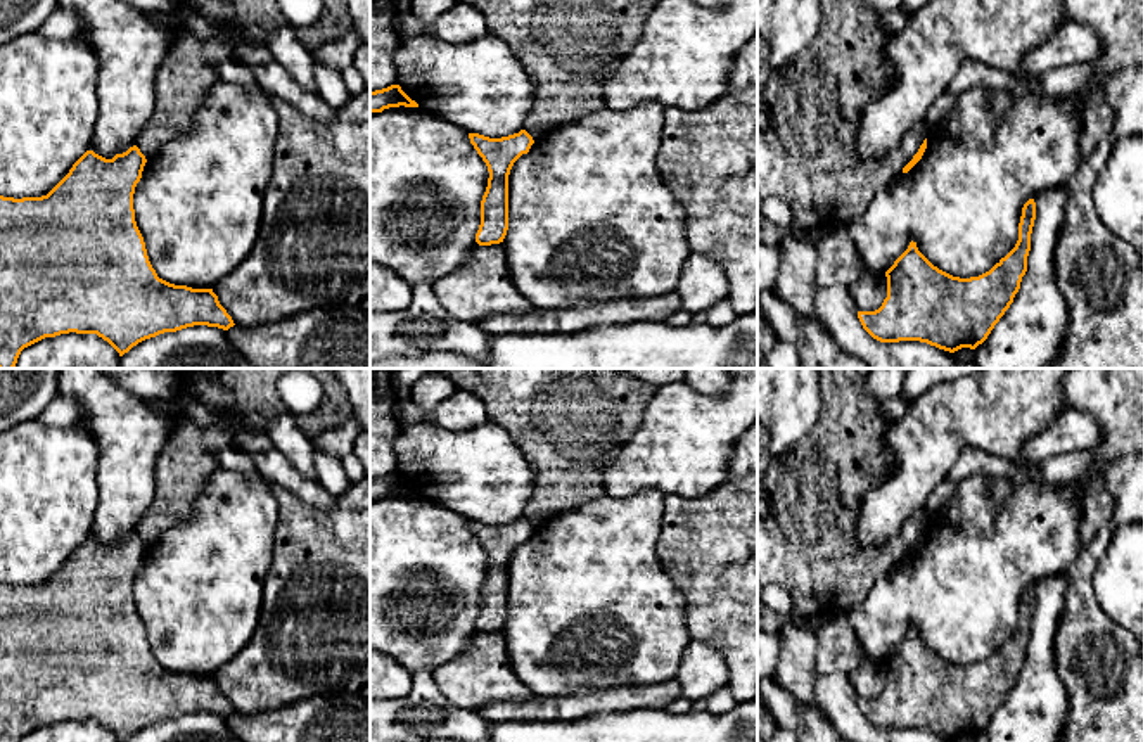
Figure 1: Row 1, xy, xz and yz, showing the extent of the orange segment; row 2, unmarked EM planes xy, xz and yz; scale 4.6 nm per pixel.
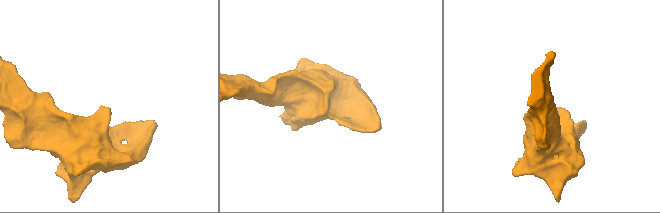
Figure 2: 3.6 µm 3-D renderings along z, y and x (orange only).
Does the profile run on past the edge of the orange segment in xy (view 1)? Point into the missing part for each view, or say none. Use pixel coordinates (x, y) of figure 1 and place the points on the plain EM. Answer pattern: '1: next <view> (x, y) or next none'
1: next none

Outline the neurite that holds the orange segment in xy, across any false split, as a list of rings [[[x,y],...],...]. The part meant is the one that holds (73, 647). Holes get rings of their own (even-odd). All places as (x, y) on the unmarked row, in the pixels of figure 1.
[[[137,533],[112,547],[86,538],[47,583],[0,583],[0,742],[69,720],[97,721],[125,742],[164,720],[235,713],[213,676],[169,671],[152,656],[133,597],[145,550]]]

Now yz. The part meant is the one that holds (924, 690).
[[[1036,590],[1022,595],[1018,628],[989,659],[960,666],[934,654],[910,630],[885,659],[887,685],[875,699],[858,699],[880,730],[920,728],[955,740],[982,732],[1013,690],[1027,659]]]

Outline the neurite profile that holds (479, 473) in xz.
[[[434,422],[401,424],[393,446],[396,472],[427,500],[489,526],[524,517],[534,474],[501,425],[450,431]]]

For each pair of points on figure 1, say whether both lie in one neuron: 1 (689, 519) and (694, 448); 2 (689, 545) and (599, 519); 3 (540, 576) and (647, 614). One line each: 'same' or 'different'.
1: different
2: different
3: same

